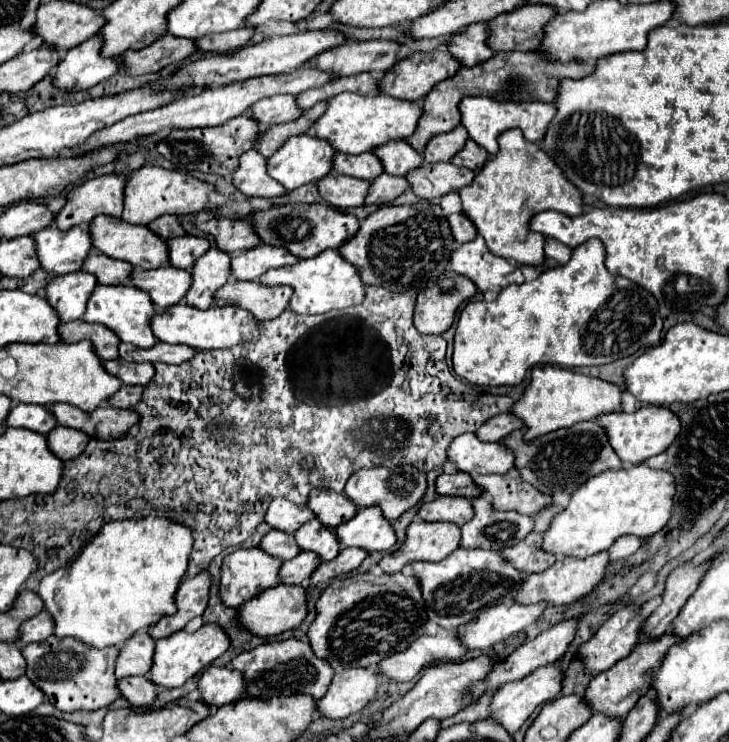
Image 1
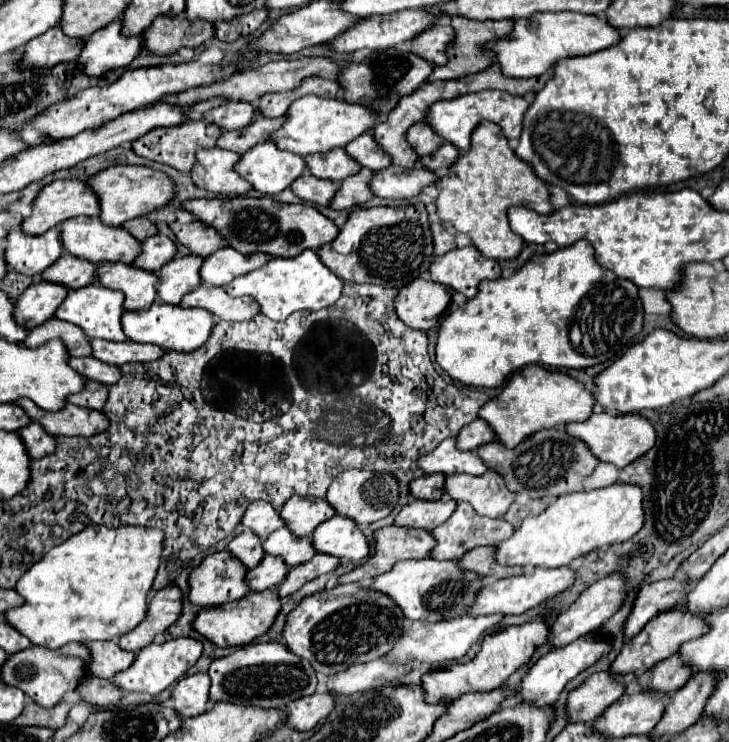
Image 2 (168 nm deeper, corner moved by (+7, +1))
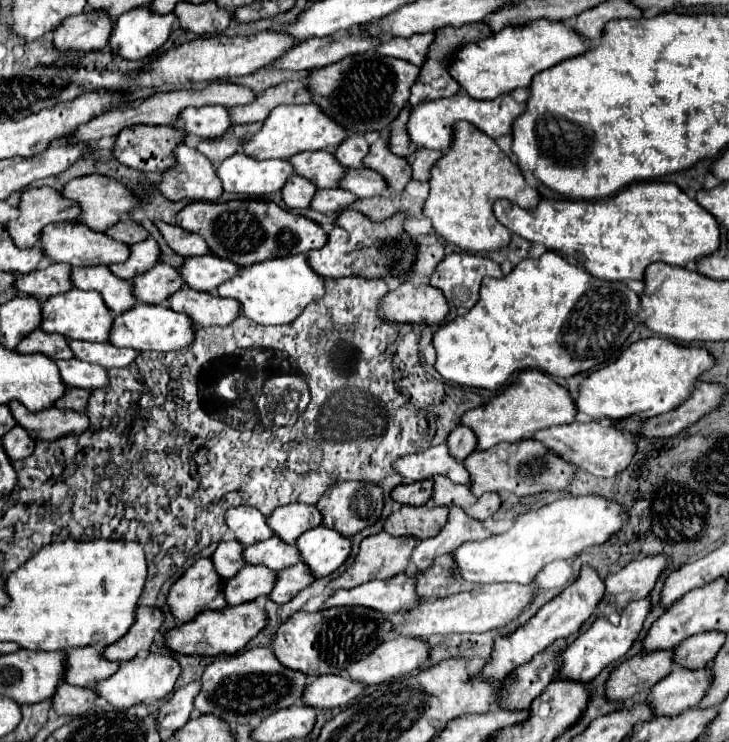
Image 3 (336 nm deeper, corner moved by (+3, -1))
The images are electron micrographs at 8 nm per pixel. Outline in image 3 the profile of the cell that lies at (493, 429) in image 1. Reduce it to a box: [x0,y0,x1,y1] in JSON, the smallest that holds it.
[447,426,477,460]

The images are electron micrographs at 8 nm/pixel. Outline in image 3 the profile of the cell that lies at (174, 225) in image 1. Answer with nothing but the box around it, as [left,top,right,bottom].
[107,218,149,246]

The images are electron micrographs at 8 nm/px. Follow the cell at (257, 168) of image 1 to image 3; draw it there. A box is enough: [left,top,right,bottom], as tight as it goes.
[161,144,225,200]

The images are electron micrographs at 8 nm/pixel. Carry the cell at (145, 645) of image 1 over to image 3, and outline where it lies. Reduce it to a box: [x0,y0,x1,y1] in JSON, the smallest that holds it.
[65,646,119,688]

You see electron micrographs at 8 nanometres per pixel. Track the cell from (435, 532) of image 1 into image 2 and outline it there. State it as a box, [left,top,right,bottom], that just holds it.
[339,524,435,584]

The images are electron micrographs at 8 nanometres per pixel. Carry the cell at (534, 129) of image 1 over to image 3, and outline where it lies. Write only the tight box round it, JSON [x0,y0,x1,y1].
[407,92,525,152]

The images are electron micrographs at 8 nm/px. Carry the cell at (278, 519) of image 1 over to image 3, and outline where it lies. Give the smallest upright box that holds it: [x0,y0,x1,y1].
[227,506,275,546]

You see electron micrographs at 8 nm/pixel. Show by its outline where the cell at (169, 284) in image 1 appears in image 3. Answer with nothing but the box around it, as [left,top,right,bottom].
[73,266,135,316]

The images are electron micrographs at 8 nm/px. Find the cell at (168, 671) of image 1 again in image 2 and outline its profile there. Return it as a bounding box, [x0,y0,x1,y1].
[113,638,201,694]

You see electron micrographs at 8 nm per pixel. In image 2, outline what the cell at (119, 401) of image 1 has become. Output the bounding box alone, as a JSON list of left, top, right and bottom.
[67,380,107,410]

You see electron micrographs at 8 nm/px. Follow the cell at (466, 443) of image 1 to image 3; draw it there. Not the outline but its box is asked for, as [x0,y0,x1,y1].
[395,444,471,484]

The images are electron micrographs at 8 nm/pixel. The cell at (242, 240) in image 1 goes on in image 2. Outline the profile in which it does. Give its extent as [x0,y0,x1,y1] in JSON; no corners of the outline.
[169,222,227,256]

